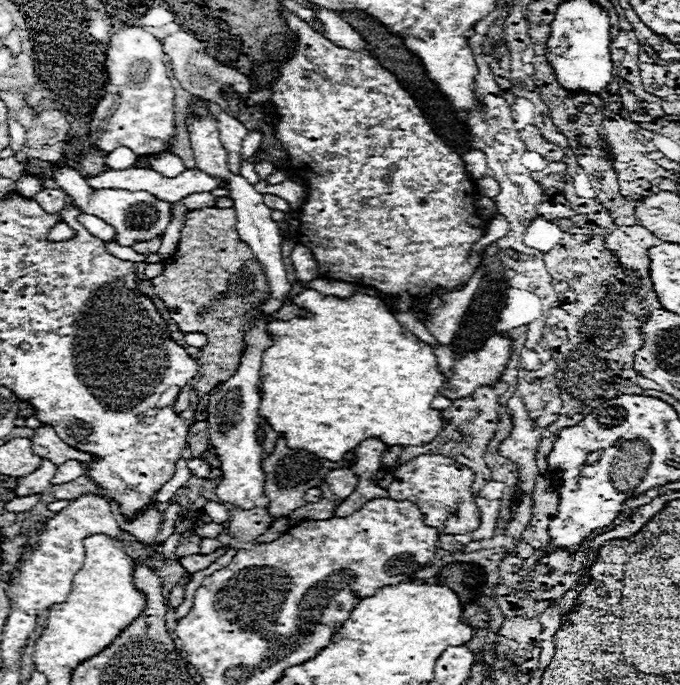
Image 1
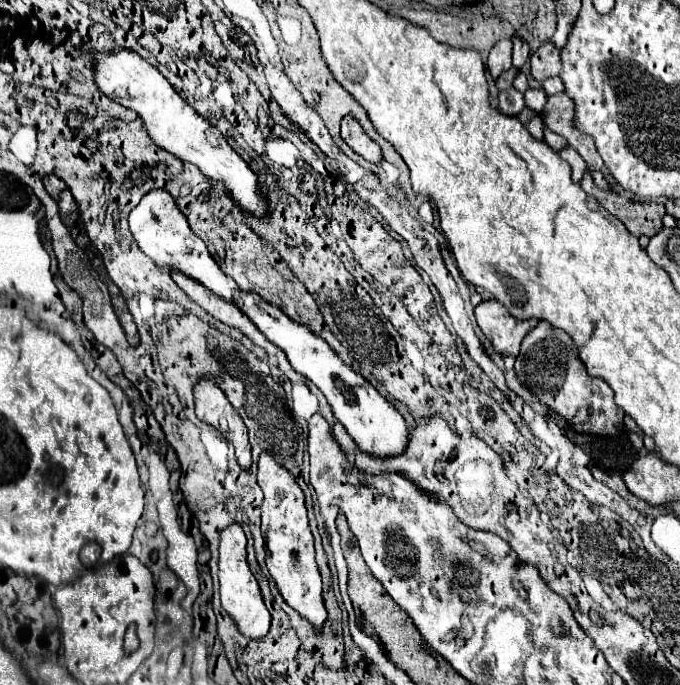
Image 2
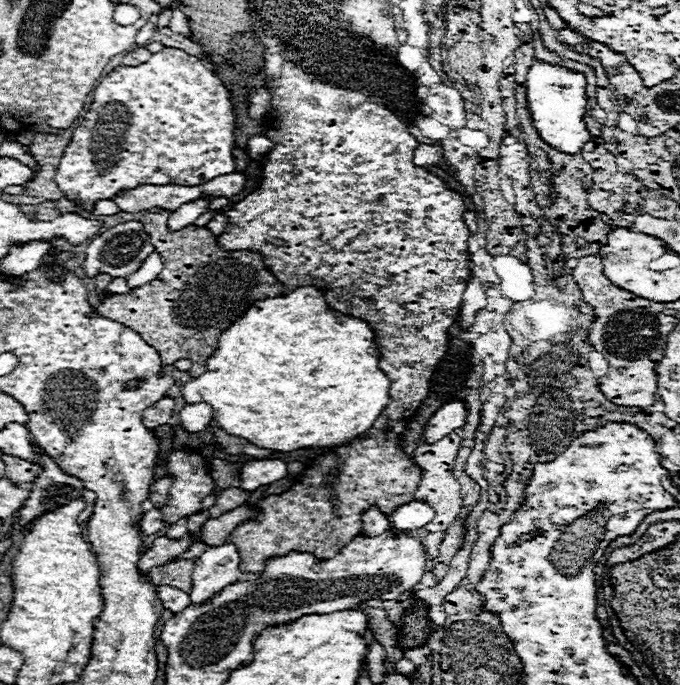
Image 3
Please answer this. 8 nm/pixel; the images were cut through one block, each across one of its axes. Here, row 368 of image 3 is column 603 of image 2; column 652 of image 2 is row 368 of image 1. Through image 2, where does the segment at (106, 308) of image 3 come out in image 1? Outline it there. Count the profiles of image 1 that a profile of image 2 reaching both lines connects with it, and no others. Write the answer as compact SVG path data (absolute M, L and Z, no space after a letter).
M202 208L190 210L186 214L186 224L180 232L180 244L164 264L162 276L152 278L152 286L156 294L166 302L172 320L178 324L182 332L202 332L208 338L208 344L202 348L200 362L200 382L196 384L196 396L202 398L218 384L226 382L230 374L234 374L240 354L244 350L244 330L252 318L252 308L266 298L266 294L256 294L256 276L254 276L254 260L244 260L244 242L236 232L236 210L234 208Z

